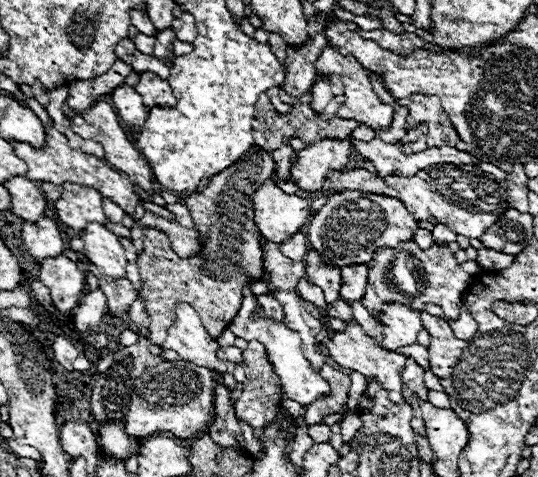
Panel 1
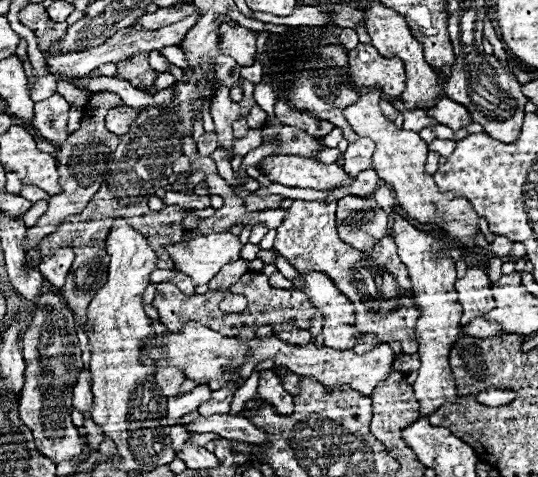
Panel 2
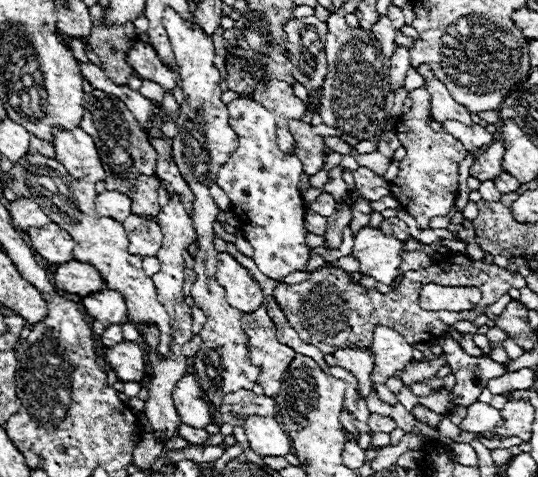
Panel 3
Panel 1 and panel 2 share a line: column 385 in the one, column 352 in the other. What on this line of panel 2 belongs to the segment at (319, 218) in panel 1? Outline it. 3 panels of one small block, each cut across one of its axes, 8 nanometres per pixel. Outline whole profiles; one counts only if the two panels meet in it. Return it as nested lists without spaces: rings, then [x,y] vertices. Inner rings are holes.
[[[344,196],[338,200],[336,228],[342,242],[370,252],[388,234],[388,214],[372,196]]]

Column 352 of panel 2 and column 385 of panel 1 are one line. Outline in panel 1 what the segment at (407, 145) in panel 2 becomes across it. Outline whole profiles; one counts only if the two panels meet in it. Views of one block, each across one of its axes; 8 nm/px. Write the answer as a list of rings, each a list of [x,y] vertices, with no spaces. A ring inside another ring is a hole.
[[[326,46],[314,66],[316,66],[318,74],[338,74],[342,78],[342,82],[344,82],[344,98],[346,98],[346,106],[348,106],[348,110],[340,110],[340,112],[344,112],[342,116],[356,118],[360,124],[364,124],[364,126],[368,126],[372,130],[390,128],[394,108],[390,108],[388,104],[380,102],[380,98],[374,94],[374,88],[372,88],[372,82],[368,78],[368,72],[362,68],[362,64],[354,56],[342,56],[336,48]]]

